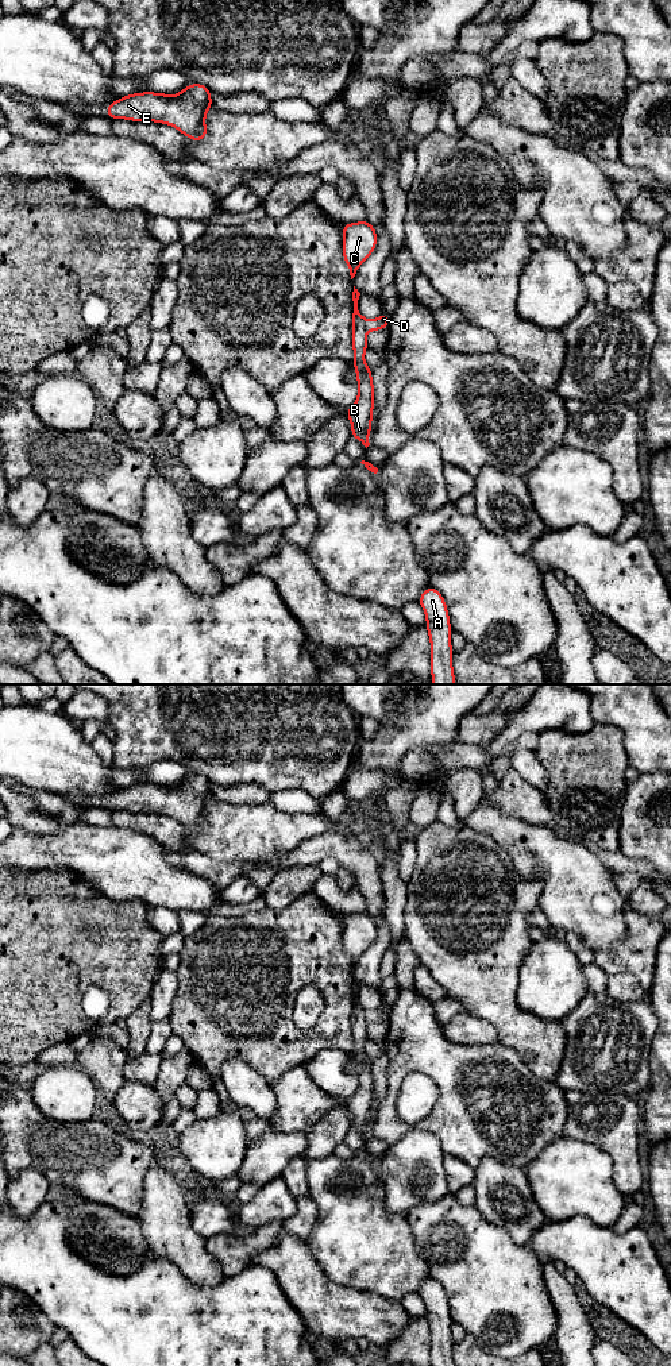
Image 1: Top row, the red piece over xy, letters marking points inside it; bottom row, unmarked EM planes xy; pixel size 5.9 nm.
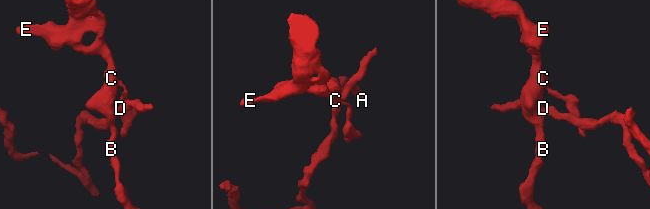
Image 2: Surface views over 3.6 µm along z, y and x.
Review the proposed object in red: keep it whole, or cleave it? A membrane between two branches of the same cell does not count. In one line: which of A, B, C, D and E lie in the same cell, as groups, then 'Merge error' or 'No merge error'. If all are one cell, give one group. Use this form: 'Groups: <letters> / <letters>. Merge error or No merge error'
Groups: A B C E / D. Merge error

